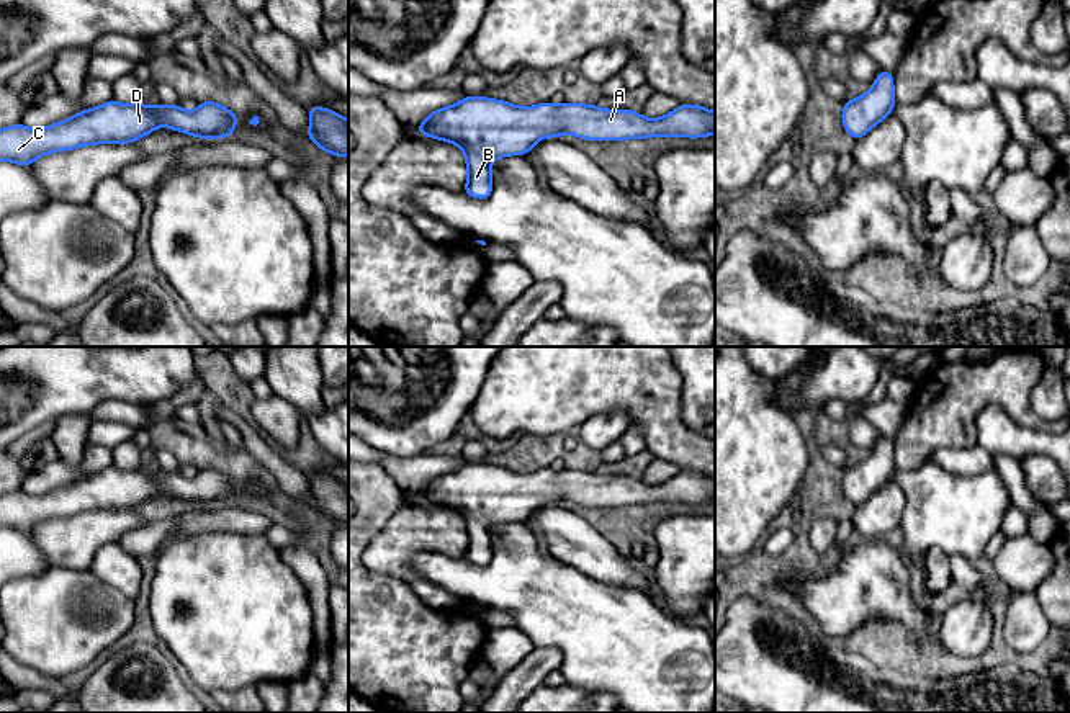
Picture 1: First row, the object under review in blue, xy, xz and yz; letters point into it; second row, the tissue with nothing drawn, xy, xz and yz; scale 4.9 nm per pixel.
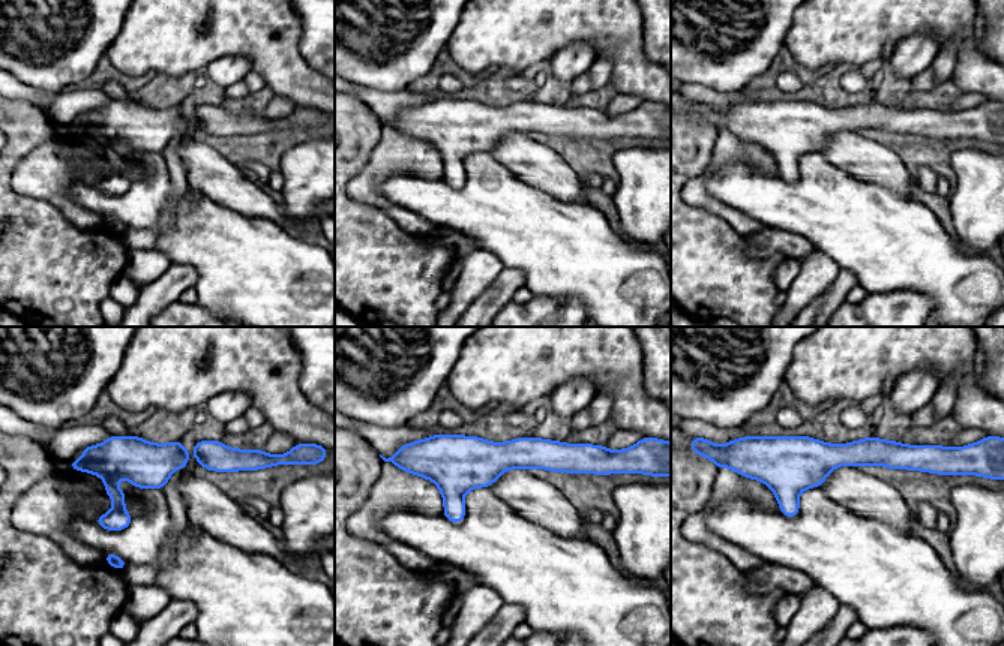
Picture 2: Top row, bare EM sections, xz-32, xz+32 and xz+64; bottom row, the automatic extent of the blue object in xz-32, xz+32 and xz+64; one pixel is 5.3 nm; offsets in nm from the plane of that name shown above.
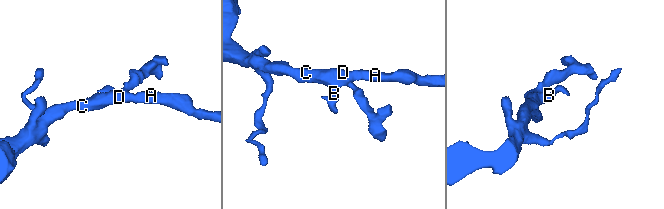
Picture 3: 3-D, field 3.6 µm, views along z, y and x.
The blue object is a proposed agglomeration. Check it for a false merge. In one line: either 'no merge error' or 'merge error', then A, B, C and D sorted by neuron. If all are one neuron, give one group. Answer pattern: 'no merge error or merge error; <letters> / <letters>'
no merge error; A B C D

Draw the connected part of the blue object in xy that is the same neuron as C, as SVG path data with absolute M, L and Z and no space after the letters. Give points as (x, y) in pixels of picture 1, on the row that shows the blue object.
M110 100L43 129L29 129L21 123L0 129L0 160L28 167L57 150L92 144L131 144L162 124L198 139L231 137L237 123L234 113L213 101L201 101L190 113L180 105L146 106L139 101L123 105Z

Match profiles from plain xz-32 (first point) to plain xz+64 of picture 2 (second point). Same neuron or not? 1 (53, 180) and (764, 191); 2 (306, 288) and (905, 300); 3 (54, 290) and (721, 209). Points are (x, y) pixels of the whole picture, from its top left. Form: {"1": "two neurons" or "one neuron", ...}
{"1": "two neurons", "2": "two neurons", "3": "two neurons"}

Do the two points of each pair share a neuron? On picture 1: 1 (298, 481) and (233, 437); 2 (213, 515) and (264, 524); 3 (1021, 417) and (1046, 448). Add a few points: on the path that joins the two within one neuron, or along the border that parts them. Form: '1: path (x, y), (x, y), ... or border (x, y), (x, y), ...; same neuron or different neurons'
1: border (223, 419), (236, 427), (244, 447); different neurons
2: path (226, 519), (251, 522); same neuron
3: border (998, 408), (1021, 427), (1044, 429), (1052, 434); different neurons

